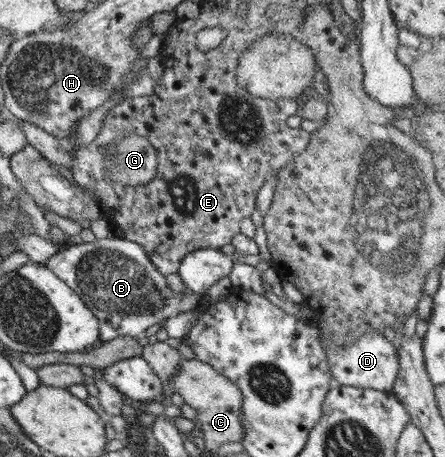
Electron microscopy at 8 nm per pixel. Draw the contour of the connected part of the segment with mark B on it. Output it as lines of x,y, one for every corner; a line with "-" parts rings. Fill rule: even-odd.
115,235
111,238
95,239
92,243
82,242
73,246
64,246
46,260
45,266
60,281
64,281
70,289
73,289
82,303
94,314
98,321
98,341
100,342
108,342
120,336
142,337
143,332
150,325
170,317
182,317
185,311
195,308
200,301
201,295
192,290
172,290
167,285
167,278
148,260
140,244
123,240

